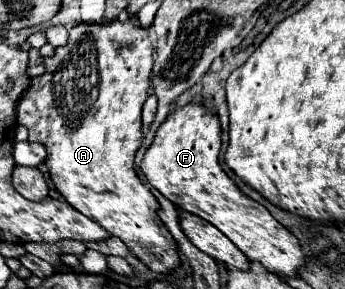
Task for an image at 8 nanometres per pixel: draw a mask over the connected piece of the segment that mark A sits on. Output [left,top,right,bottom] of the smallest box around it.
[17,16,179,272]

